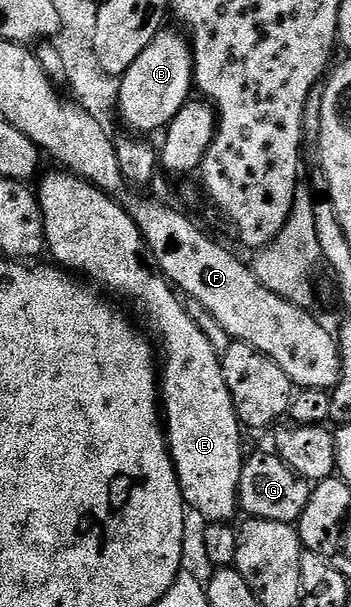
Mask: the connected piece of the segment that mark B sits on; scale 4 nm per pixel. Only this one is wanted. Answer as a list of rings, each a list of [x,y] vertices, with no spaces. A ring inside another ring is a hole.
[[[171,27],[161,29],[154,39],[150,39],[146,51],[142,51],[142,55],[138,55],[124,76],[119,78],[120,93],[116,99],[118,117],[120,115],[133,129],[129,129],[133,134],[163,130],[193,96],[192,47],[189,38],[180,33],[175,33]]]

